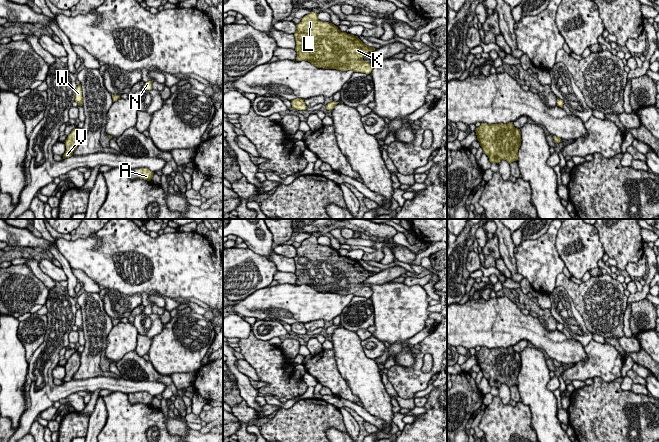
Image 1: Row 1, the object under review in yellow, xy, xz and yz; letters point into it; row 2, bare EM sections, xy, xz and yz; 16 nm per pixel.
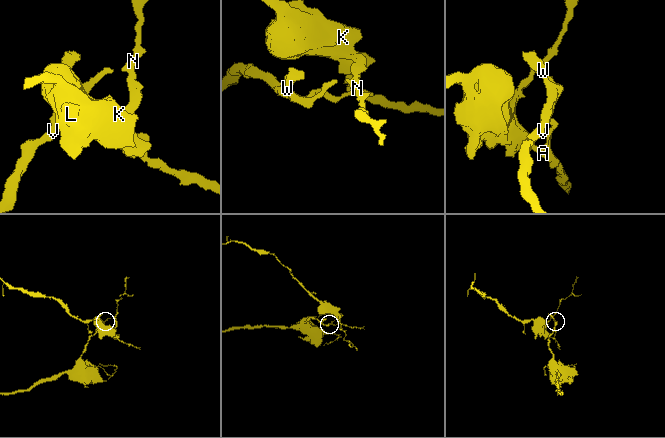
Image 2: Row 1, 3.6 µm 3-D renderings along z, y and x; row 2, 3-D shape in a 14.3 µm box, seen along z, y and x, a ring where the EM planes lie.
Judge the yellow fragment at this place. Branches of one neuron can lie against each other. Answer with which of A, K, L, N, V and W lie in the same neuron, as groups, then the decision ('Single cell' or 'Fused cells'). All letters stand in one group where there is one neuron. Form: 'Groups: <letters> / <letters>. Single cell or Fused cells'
Groups: A K L N / V W. Fused cells

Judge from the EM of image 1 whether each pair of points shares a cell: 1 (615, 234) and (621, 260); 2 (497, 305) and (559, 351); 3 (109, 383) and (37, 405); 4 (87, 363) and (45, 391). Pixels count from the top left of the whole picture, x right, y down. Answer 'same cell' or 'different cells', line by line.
1: same cell
2: same cell
3: same cell
4: different cells

